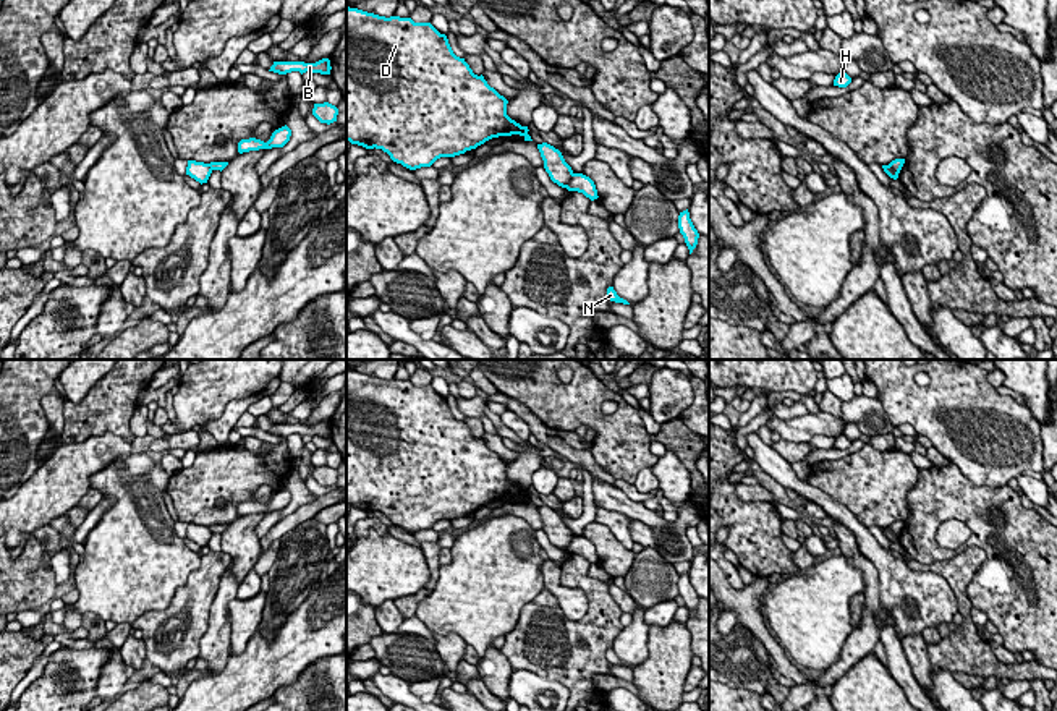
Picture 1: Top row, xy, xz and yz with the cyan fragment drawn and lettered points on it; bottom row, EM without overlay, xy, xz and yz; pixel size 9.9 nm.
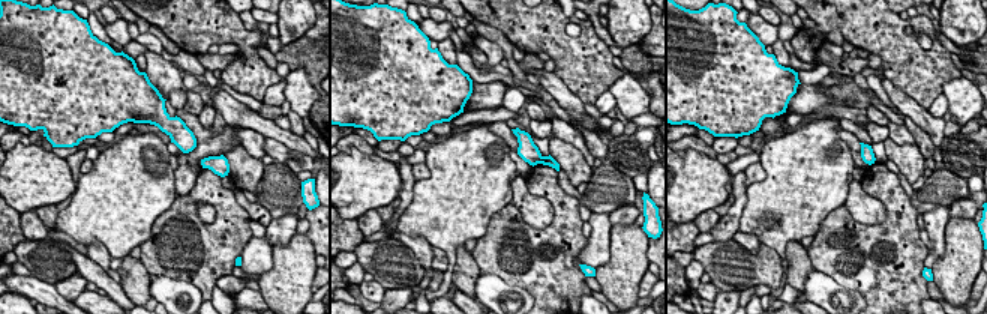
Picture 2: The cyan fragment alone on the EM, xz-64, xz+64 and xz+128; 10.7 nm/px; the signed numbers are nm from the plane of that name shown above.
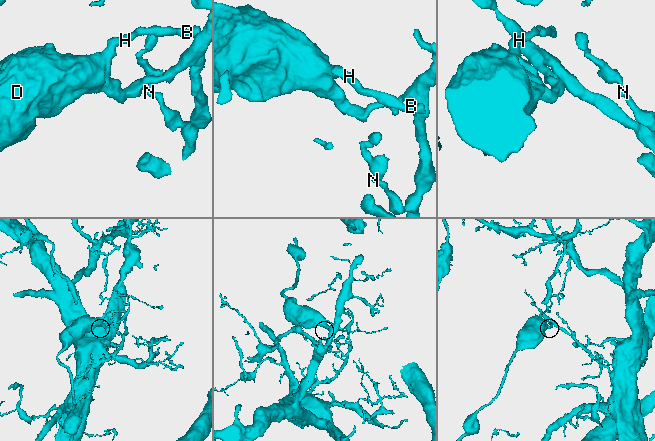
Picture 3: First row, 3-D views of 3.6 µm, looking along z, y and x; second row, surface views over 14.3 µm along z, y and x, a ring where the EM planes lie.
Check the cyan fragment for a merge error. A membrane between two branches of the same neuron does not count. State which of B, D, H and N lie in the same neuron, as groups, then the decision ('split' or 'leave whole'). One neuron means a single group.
B D H N | leave whole

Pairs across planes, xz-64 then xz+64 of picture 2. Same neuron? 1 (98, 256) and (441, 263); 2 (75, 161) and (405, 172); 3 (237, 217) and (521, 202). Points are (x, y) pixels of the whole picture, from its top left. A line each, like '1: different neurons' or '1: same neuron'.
1: different neurons
2: same neuron
3: different neurons

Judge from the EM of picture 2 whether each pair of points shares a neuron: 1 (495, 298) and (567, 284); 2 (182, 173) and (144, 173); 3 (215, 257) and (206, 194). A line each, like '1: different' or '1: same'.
1: different
2: different
3: same

